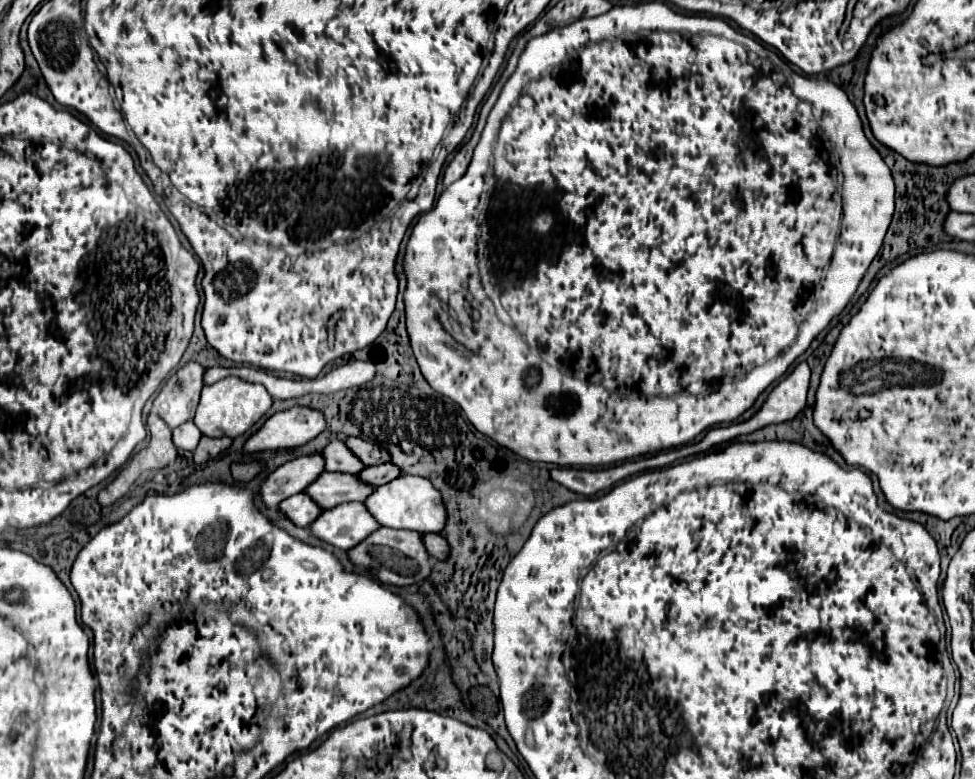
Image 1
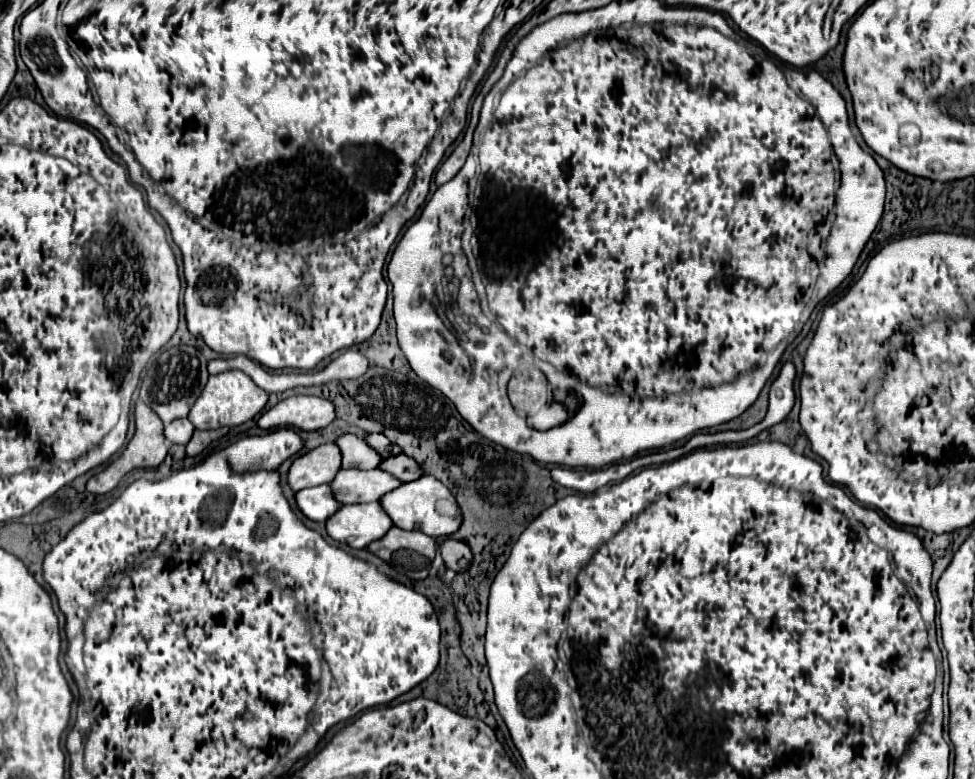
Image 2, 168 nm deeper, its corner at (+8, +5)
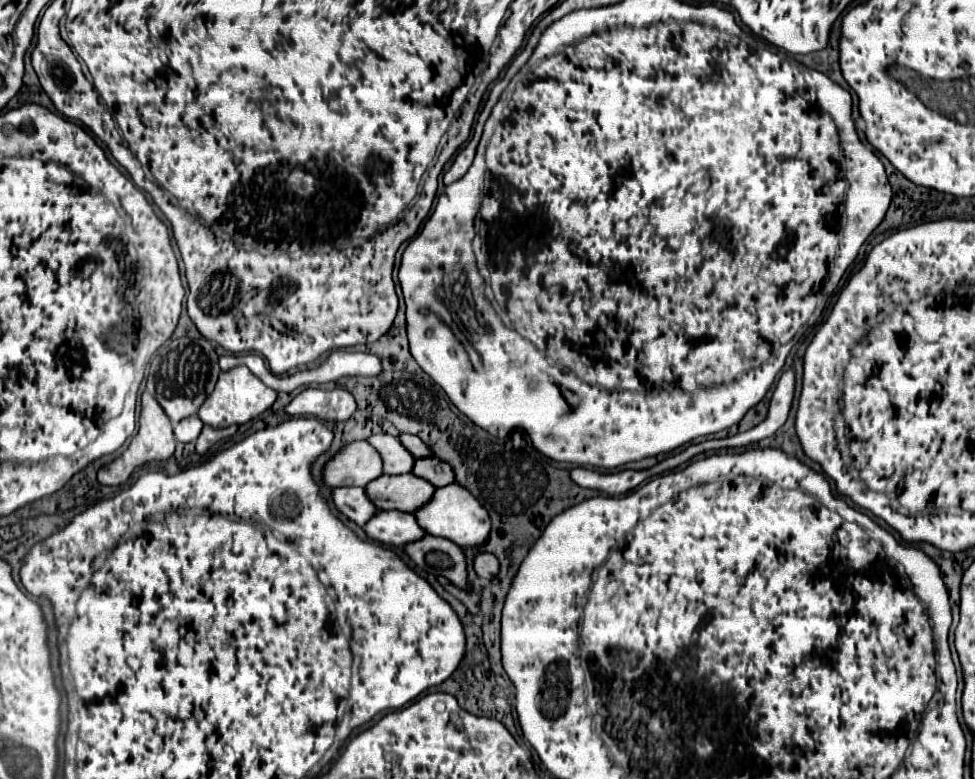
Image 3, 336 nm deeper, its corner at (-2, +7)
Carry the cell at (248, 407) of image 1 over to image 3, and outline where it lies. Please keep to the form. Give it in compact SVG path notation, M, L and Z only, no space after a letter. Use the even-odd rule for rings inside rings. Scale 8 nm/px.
M237 366L233 370L219 374L215 390L209 394L209 398L203 402L203 406L199 408L197 414L205 424L209 424L213 428L225 428L231 424L245 424L251 418L265 412L267 408L271 408L275 398L277 398L277 392L273 388L265 386L249 368Z

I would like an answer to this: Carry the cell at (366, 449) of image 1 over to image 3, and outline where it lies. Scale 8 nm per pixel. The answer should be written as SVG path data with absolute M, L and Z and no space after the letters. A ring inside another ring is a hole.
M401 434L401 442L403 442L403 446L405 446L415 458L429 458L429 456L433 456L431 448L429 448L423 440L419 440L417 436L413 436L413 434Z

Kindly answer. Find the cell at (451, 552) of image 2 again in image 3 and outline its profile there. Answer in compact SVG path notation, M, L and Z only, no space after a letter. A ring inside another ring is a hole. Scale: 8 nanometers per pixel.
M477 554L475 556L475 572L481 576L481 578L495 578L499 574L499 562L495 560L493 554Z

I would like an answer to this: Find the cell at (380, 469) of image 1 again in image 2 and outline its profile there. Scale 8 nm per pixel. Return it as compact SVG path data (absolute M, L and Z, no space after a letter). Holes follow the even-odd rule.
M405 454L385 458L383 466L379 466L379 470L387 470L395 478L399 478L401 482L411 482L411 480L415 480L415 478L419 478L423 474L419 464L413 458L407 458Z

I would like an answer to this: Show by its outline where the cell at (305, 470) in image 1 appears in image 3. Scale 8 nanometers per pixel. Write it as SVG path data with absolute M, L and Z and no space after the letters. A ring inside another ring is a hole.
M365 440L347 444L327 466L325 484L331 488L359 486L365 488L371 480L383 474L383 460L379 452Z

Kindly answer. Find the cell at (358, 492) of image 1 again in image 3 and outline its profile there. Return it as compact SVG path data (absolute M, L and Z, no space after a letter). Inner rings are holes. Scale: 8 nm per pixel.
M383 474L367 484L365 492L379 510L399 510L415 514L417 508L423 508L433 498L435 486L423 478L417 478L415 474Z

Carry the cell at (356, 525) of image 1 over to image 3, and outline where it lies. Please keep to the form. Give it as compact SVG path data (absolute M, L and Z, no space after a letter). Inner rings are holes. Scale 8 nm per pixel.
M379 512L365 524L365 532L369 538L389 546L405 546L427 534L415 516L405 512Z

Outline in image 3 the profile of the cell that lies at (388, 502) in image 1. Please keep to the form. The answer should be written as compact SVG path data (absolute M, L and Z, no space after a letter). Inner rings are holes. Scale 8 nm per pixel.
M449 484L449 486L437 488L433 500L429 504L425 504L425 508L417 510L417 522L421 524L421 528L427 530L427 534L447 538L463 548L477 548L477 546L485 544L489 538L489 532L491 532L489 512L479 504L479 500L469 490L465 490L459 484Z

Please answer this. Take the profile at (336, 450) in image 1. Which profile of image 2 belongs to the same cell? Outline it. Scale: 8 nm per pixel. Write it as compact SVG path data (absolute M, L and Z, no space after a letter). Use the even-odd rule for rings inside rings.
M343 434L335 440L343 454L343 468L359 468L359 470L373 470L381 464L381 456L365 444L363 438L355 434Z

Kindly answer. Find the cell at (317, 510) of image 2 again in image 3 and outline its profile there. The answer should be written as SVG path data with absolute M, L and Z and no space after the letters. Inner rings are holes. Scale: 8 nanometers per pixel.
M335 488L333 500L335 506L359 526L365 526L367 520L371 520L379 512L379 508L375 508L369 496L365 496L363 488Z

